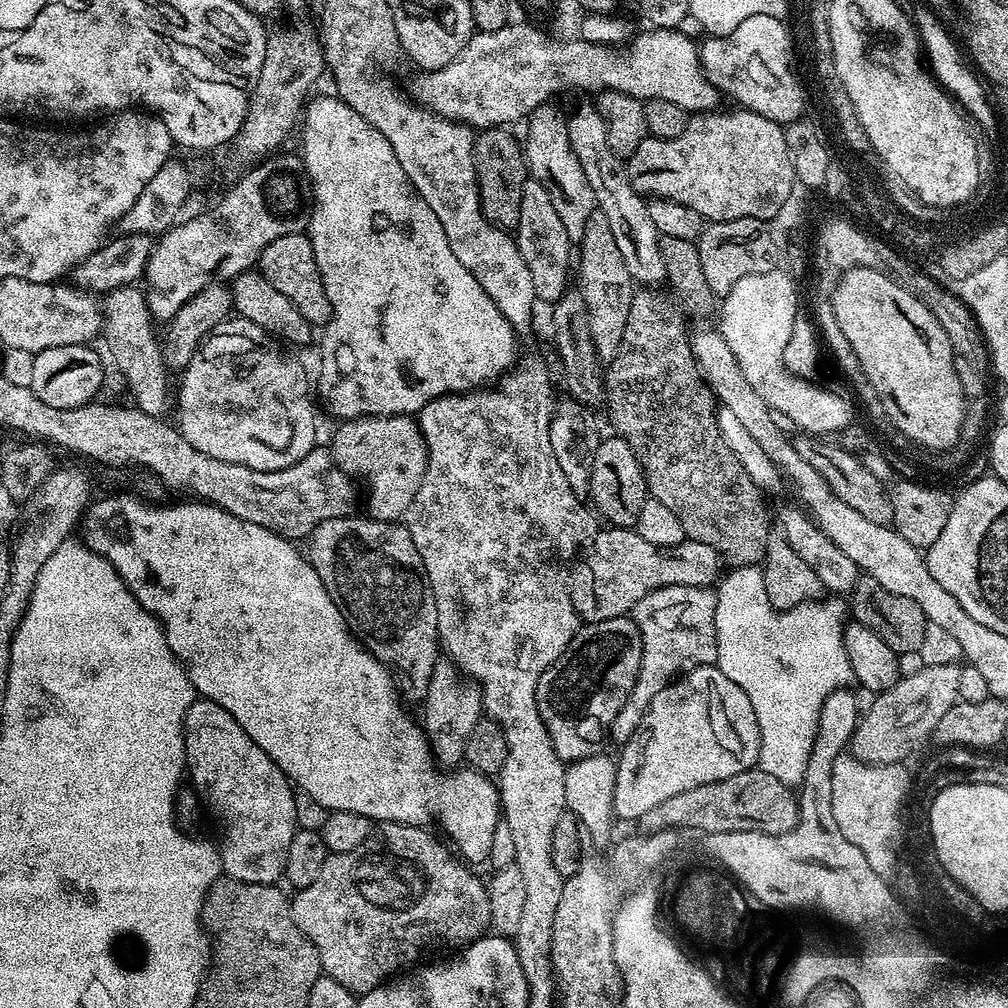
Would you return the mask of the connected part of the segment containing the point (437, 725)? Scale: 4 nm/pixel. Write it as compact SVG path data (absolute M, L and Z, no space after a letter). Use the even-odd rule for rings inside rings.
M440 662L437 663L428 683L422 703L424 703L422 727L432 747L433 757L444 766L459 765L464 760L465 742L474 726L482 718L483 693L477 685L465 681L454 664Z

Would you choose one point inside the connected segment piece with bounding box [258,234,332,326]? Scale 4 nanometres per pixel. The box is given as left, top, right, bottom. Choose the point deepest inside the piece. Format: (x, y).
(289, 264)

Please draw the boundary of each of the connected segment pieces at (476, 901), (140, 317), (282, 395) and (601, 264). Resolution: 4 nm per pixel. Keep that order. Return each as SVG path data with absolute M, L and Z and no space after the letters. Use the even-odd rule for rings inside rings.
M385 823L362 846L329 854L326 862L322 862L318 878L291 897L294 922L318 950L323 975L342 982L346 990L357 994L374 990L401 970L415 965L423 952L440 947L459 949L489 931L491 918L485 881L480 881L463 859L452 857L424 831L428 830L415 824Z
M136 286L127 288L115 288L114 291L105 295L102 302L104 310L104 327L102 338L106 340L106 346L123 378L126 380L128 390L133 398L131 400L135 407L151 417L163 419L168 413L168 369L164 365L164 356L158 336L152 333L154 321L148 308L145 293Z
M229 318L216 327L216 331L204 337L200 342L200 349L194 354L194 358L183 369L180 380L180 421L178 427L180 433L194 446L194 450L202 450L202 454L210 454L210 458L218 458L222 462L234 462L238 466L250 466L254 470L278 471L284 467L292 466L300 459L306 457L318 444L316 439L316 408L312 405L312 396L308 393L308 372L300 365L300 360L296 356L291 356L288 352L283 352L279 348L281 345L274 339L272 333L262 330L249 320L239 318Z
M598 210L590 214L586 222L586 231L578 241L578 268L579 264L578 291L586 302L596 355L601 361L610 362L616 357L618 346L622 346L622 334L626 330L634 295L634 281L630 270L626 270L626 262L618 250L614 233L610 231L610 221L606 218L606 214Z

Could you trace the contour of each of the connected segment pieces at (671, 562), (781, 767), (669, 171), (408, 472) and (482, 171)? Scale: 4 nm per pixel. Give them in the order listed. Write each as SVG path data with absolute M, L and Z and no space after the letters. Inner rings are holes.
M608 526L605 529L605 532L604 529L597 531L596 535L588 541L582 552L582 559L574 568L574 579L571 581L570 591L572 604L581 621L595 622L606 618L627 616L639 600L646 598L646 594L650 594L654 590L666 586L712 586L717 583L718 577L721 575L722 557L719 552L714 550L714 546L706 546L706 542L686 538L681 544L675 544L669 548L659 548L654 546L654 542L646 542L646 538L642 538L632 528Z
M751 567L732 568L729 576L725 575L715 589L714 626L718 638L715 667L720 668L734 686L742 686L742 694L746 694L750 706L754 706L754 718L758 718L760 731L758 766L783 784L796 786L809 771L810 750L814 746L822 702L826 702L834 690L849 687L854 680L844 645L846 604L840 598L817 598L793 608L777 610L766 598L763 583L757 577L755 580L752 572Z
M737 107L736 112L724 111L713 110L693 115L686 130L678 134L678 138L644 139L638 150L634 150L634 154L626 160L630 182L634 190L645 197L673 200L682 206L690 206L708 222L734 218L775 221L780 215L783 202L790 198L790 192L797 183L790 154L786 150L784 128L747 108Z
M411 415L406 416L357 416L354 420L337 423L336 433L330 442L331 463L344 472L345 477L361 476L368 487L368 512L373 520L396 522L407 513L410 502L426 474L428 447L419 423Z
M507 127L485 128L472 145L476 185L480 191L480 209L489 224L505 230L515 230L522 210L522 186L530 179L528 162L521 141L511 136Z

